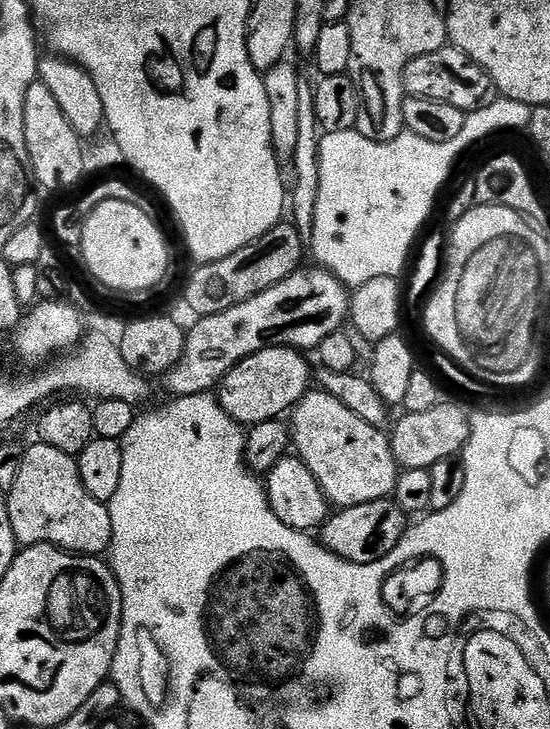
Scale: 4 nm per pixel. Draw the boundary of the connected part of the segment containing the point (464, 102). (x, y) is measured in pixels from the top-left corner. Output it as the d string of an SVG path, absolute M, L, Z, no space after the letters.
M451 46L411 60L404 71L403 86L408 96L446 102L446 106L454 106L466 114L477 112L494 92L491 78L467 54Z

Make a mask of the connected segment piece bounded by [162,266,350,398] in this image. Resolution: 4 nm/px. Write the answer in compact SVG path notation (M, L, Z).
M319 266L290 274L278 286L270 286L270 290L262 290L262 294L254 294L246 302L238 306L230 306L230 310L222 310L213 316L201 316L196 325L187 329L184 338L184 349L180 359L171 370L164 373L162 383L169 397L202 396L211 393L224 379L226 373L238 362L248 356L267 348L295 348L297 350L315 350L318 342L326 338L326 334L334 334L345 327L350 316L350 292L344 283L330 272Z

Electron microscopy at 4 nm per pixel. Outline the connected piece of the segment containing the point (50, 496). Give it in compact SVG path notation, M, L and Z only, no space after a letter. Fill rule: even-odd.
M29 443L18 466L18 478L14 478L14 486L7 489L6 495L10 526L16 535L17 545L53 544L55 548L63 548L69 554L99 557L107 553L112 544L112 523L108 505L105 501L90 498L90 494L82 486L76 460L67 452L54 450L54 446L49 444Z

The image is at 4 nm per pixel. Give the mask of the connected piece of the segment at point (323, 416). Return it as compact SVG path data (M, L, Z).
M310 390L296 403L290 413L290 440L295 455L314 474L329 505L337 509L387 500L396 491L398 465L389 433L362 422L330 394Z

